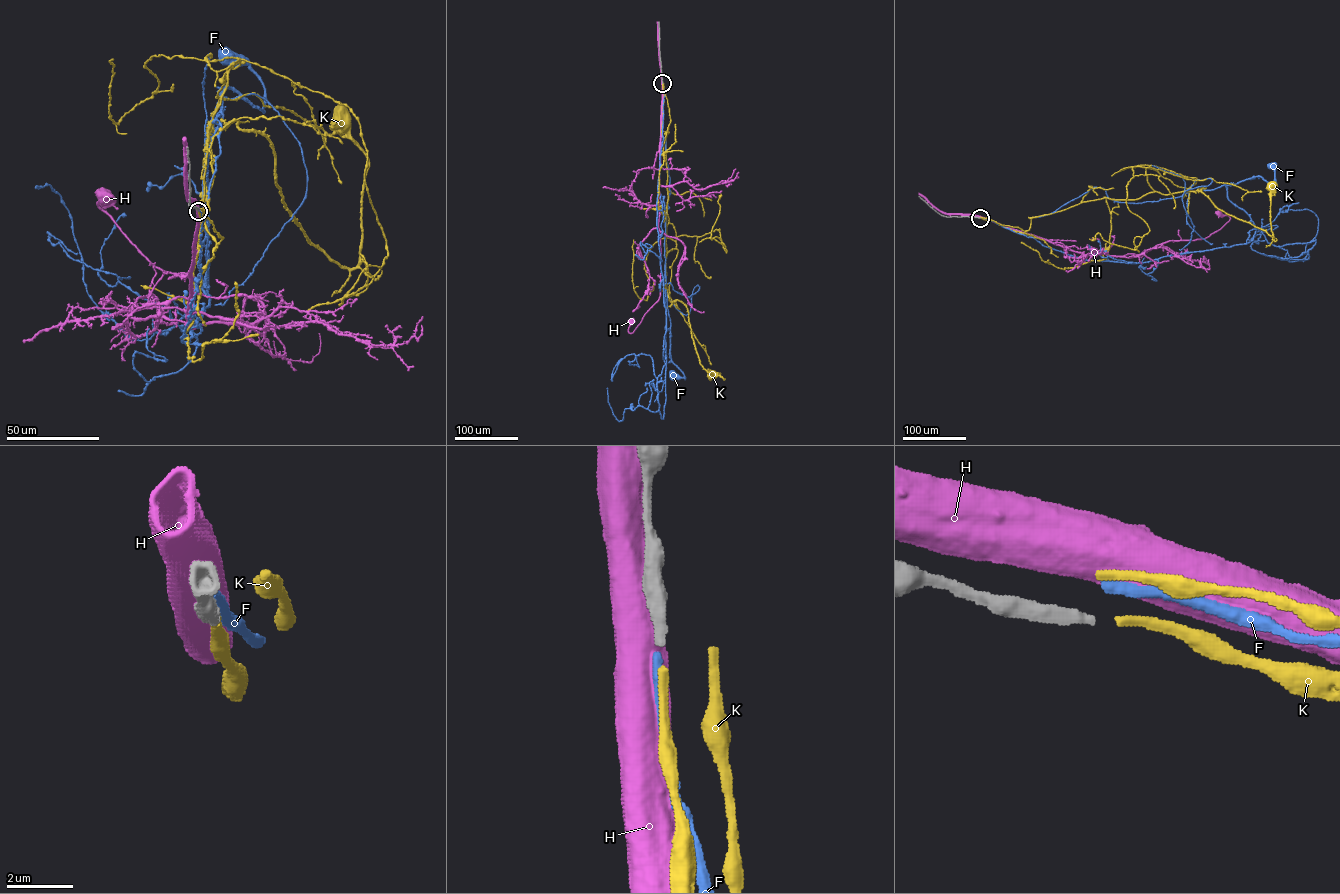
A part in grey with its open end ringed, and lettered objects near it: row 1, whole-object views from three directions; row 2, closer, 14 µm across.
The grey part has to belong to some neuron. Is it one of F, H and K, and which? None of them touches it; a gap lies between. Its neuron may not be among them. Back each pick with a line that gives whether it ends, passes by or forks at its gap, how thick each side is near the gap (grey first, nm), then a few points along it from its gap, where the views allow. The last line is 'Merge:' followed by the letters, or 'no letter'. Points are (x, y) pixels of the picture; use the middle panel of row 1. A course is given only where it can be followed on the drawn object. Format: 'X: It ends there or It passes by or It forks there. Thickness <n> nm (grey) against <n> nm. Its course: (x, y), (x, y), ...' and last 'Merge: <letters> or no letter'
K: It ends there. Thickness 360 nm (grey) against 260 nm. Its course: (662, 83), (666, 289), (670, 301), (687, 310), (700, 364), (713, 377), (720, 373), (711, 374)
Merge: K

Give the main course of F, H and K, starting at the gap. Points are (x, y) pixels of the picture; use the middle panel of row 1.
F: (662, 83), (663, 140), (656, 210), (666, 310), (663, 358), (668, 329), (671, 361), (685, 377), (673, 374)
H: (662, 83), (658, 200), (660, 296), (630, 333), (631, 321)
K: (662, 83), (666, 289), (670, 301), (687, 310), (700, 364), (713, 377), (720, 373), (711, 374)

